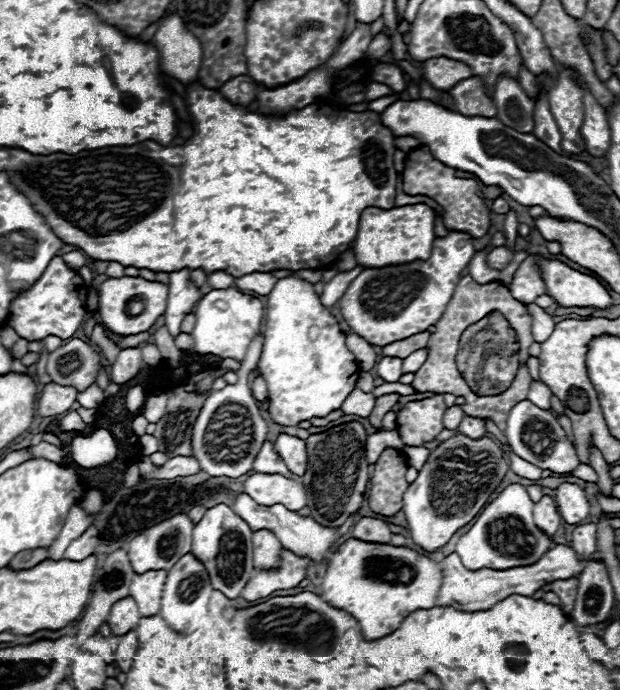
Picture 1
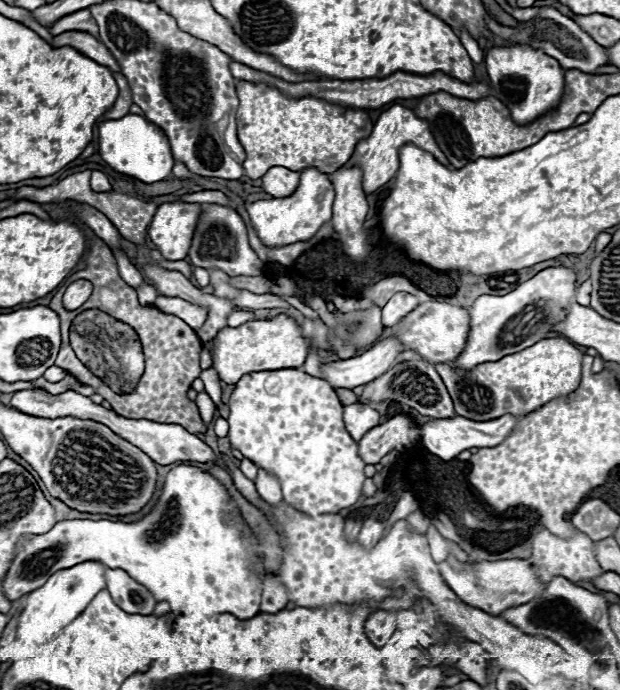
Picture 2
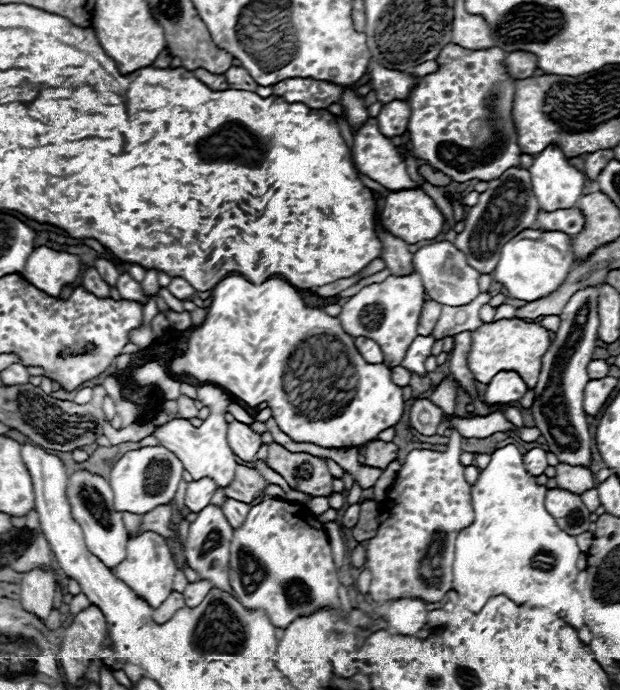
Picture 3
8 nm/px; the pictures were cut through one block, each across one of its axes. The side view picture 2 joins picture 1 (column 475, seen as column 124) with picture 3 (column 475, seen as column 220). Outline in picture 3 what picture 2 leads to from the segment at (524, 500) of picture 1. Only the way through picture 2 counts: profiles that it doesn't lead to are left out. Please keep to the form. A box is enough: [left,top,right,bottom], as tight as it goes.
[454,444,580,612]

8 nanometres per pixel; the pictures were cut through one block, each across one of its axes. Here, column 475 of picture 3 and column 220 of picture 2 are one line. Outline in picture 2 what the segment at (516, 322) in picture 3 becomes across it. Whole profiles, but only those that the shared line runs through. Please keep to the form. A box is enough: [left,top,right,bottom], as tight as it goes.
[214,314,308,382]

